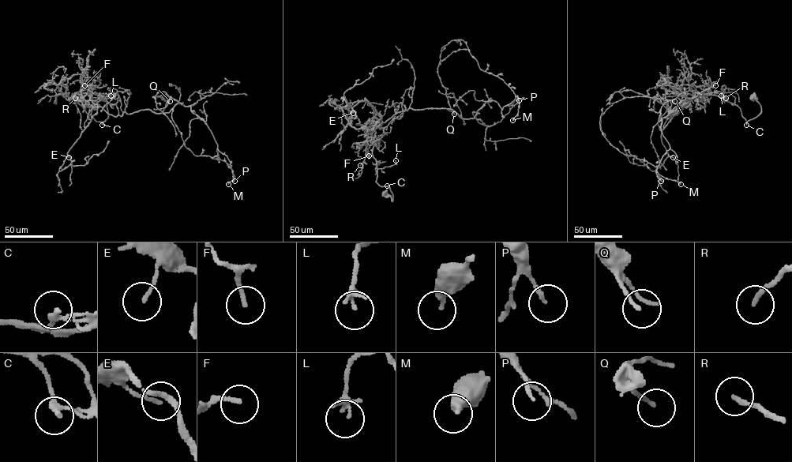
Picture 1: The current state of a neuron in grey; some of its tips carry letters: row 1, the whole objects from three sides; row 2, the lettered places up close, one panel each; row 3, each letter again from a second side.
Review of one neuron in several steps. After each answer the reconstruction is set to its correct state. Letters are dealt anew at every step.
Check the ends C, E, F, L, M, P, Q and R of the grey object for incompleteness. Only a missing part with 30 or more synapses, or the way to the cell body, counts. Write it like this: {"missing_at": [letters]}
{"missing_at": []}

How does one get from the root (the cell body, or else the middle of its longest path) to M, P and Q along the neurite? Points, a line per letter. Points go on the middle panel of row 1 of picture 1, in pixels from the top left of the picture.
M: (384, 193), (392, 200), (376, 182), (375, 129), (399, 112), (469, 119), (516, 96), (512, 120)
P: (384, 193), (392, 200), (376, 182), (373, 139), (394, 114), (445, 108), (469, 119), (487, 102), (519, 100)
Q: (384, 193), (392, 200), (389, 188), (376, 182), (375, 129), (410, 108), (445, 108), (454, 114)

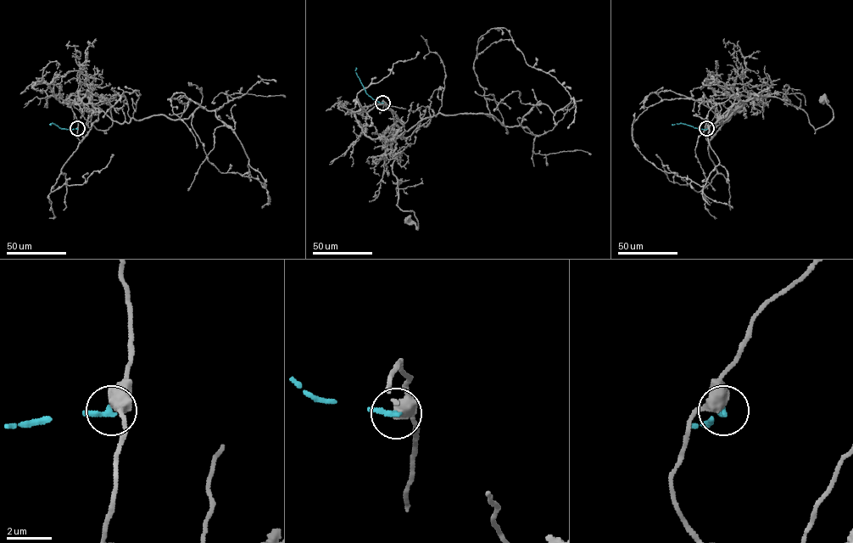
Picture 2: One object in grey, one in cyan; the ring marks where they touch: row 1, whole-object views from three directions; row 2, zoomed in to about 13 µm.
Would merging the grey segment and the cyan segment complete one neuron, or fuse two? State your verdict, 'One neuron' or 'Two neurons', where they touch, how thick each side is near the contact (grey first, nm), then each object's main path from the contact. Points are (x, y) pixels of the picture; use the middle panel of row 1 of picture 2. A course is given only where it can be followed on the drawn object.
Two neurons. Place: (382, 103). Thickness 480 nm (grey) against 240 nm. Course of grey: (382, 103), (405, 131), (396, 139), (392, 171), (397, 180), (397, 204), (413, 211), (417, 229), (407, 220). Course of cyan: (382, 103), (366, 93), (356, 67)

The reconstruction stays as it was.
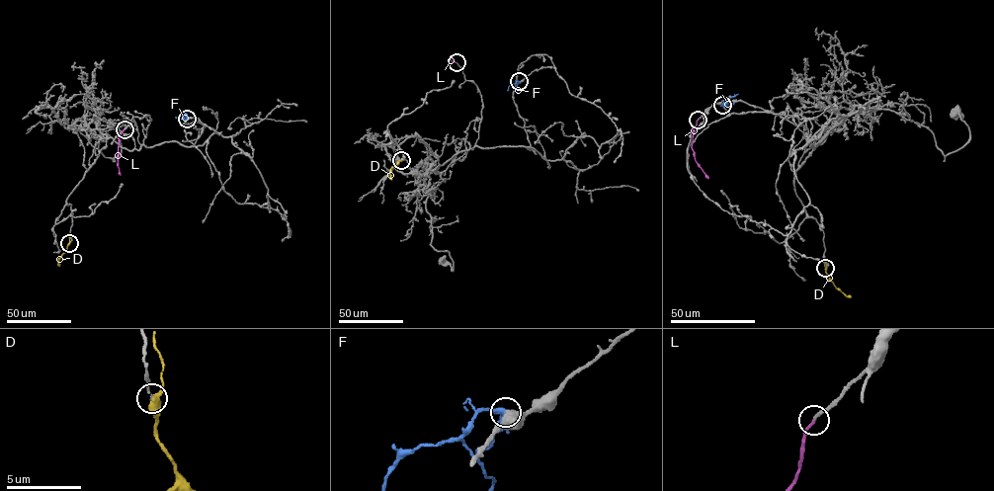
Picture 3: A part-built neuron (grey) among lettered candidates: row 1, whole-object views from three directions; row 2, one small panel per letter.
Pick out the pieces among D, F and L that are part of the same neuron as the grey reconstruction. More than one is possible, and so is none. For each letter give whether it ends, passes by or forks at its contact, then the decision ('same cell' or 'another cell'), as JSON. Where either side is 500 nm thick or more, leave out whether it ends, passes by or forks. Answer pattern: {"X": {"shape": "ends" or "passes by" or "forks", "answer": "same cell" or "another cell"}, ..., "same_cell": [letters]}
{"D": {"shape": "passes by", "answer": "same cell"}, "F": {"answer": "another cell"}, "L": {"shape": "ends", "answer": "same cell"}, "same_cell": ["D", "L"]}

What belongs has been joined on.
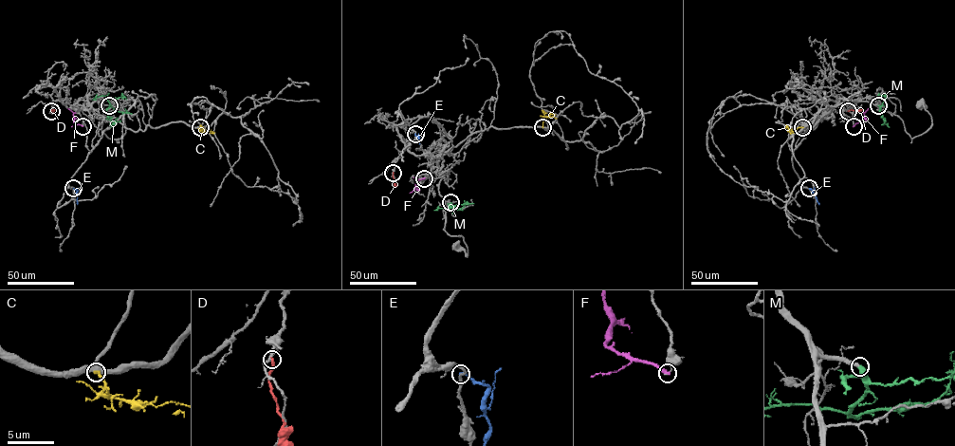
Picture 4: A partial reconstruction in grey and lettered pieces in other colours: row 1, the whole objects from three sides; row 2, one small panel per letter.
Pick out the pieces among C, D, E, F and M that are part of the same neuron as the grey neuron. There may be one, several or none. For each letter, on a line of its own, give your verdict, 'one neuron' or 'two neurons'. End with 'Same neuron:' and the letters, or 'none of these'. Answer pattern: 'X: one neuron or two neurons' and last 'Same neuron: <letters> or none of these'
C: two neurons
D: two neurons
E: two neurons
F: two neurons
M: one neuron
Same neuron: M

